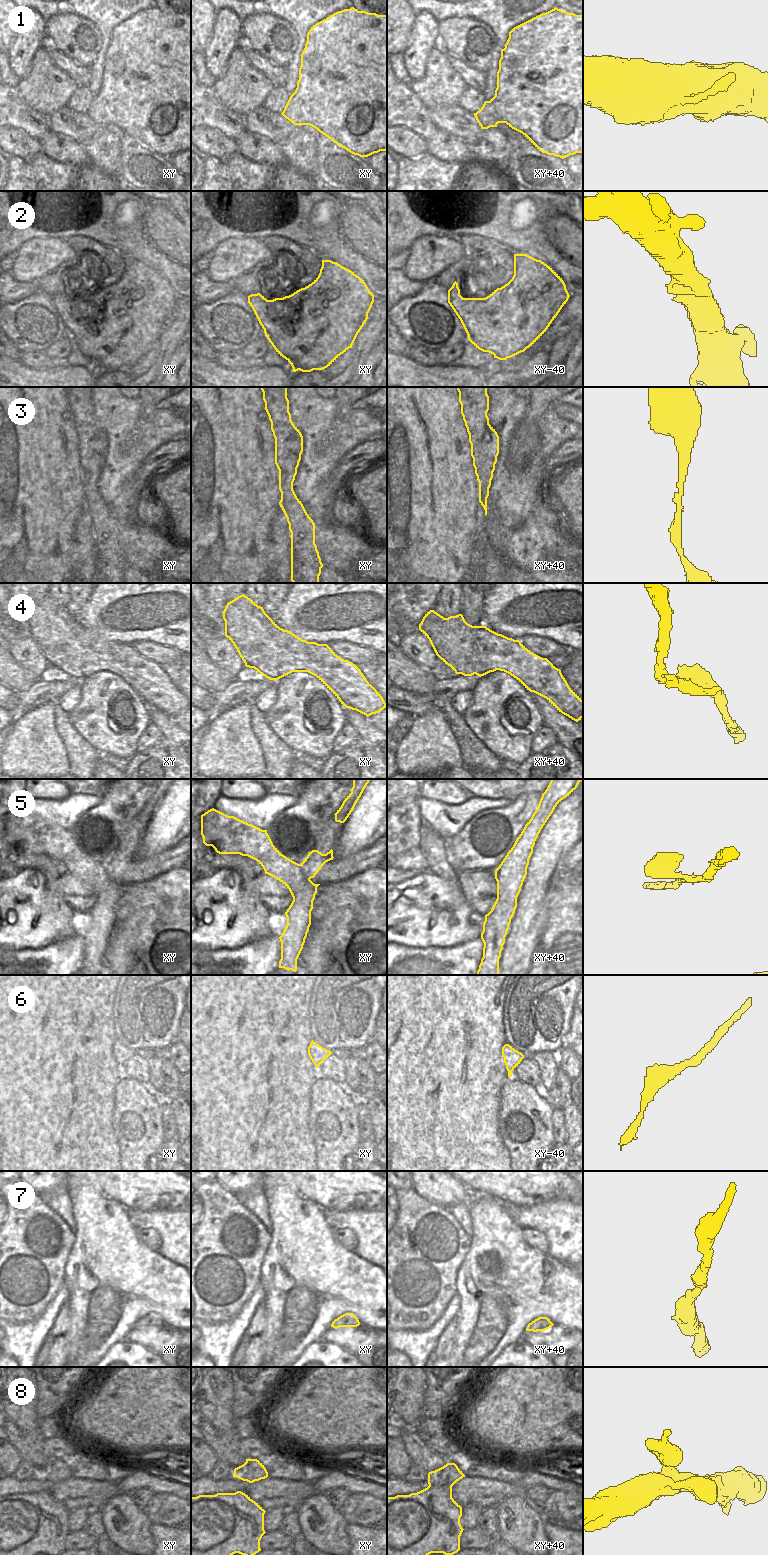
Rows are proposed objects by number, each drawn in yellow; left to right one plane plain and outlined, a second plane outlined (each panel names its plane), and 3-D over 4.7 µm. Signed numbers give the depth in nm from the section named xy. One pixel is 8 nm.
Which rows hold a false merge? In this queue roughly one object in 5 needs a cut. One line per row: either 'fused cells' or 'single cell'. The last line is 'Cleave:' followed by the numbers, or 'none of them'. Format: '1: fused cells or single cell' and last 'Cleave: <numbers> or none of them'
1: single cell
2: single cell
3: single cell
4: single cell
5: single cell
6: single cell
7: single cell
8: single cell
Cleave: none of them

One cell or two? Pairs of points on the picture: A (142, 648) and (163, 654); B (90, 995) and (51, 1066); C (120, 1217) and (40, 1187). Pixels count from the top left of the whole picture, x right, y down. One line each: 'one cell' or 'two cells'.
A: one cell
B: one cell
C: two cells

